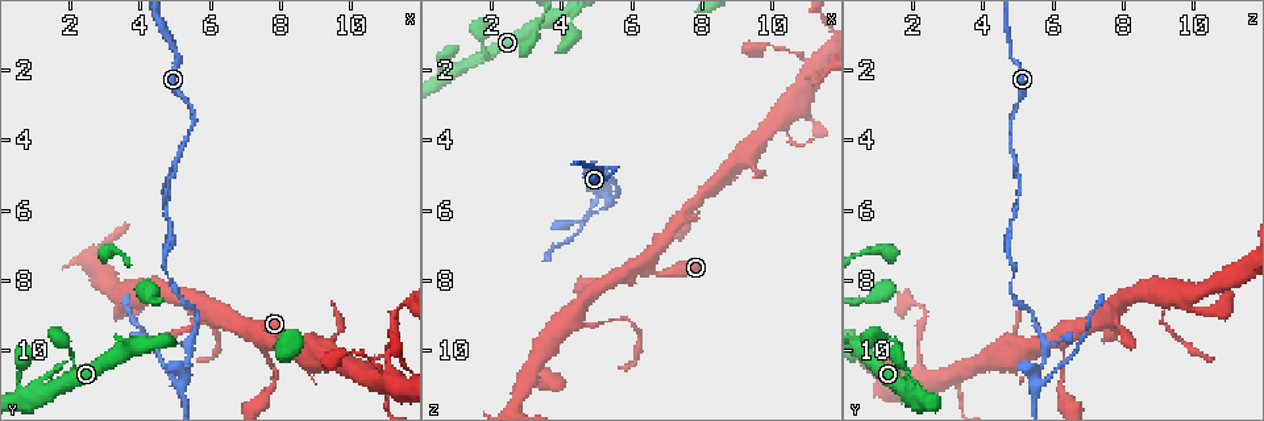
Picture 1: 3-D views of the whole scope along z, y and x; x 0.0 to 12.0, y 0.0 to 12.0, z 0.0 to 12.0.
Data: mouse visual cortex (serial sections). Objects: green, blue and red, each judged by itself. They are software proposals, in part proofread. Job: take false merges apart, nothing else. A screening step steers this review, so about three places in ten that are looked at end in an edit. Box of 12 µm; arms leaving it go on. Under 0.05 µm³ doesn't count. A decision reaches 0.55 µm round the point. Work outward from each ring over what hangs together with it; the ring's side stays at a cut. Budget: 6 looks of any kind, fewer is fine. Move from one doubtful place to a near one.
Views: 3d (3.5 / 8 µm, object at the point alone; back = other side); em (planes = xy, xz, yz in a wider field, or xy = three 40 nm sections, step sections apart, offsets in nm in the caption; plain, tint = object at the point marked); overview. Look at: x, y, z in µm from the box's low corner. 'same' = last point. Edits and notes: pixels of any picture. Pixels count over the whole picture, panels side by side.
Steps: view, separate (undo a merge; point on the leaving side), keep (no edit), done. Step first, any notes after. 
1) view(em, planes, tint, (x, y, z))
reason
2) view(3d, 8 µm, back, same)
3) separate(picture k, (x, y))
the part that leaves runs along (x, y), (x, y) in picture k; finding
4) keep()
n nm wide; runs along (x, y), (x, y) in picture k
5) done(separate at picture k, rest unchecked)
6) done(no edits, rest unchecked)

view(3d, 3.5 µm, (11.0, 11.0, 3.3))
abrupt turn

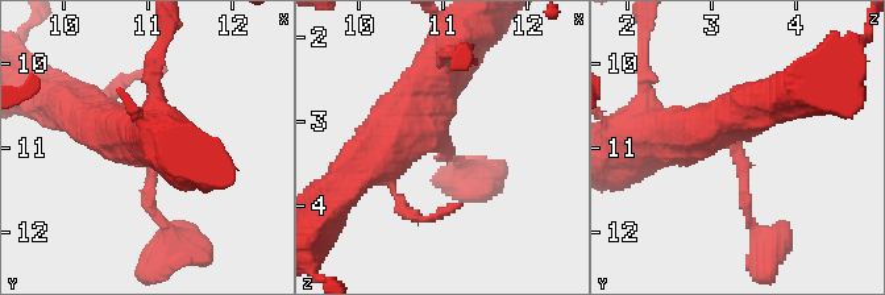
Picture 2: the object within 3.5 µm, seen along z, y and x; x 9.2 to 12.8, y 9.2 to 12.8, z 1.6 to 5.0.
view(em, planes, tint, (11.00, 10.95, 3.25))
arms of 150, 600 nm; shape alone is not enough

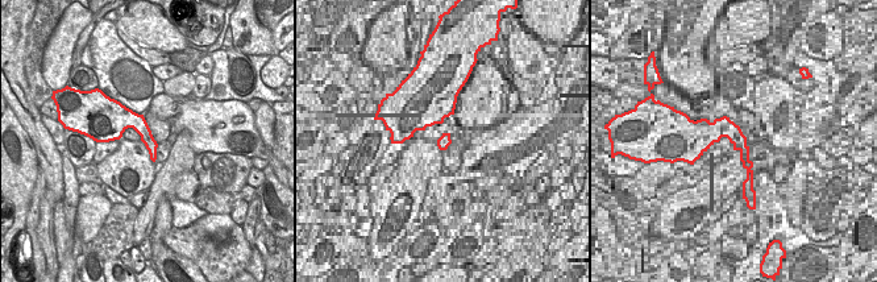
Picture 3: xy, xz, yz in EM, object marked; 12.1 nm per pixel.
keep()
runs along (96, 116), (149, 136), (149, 210), (165, 225) in picture 2; one cell here

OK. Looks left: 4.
view(3d, 3.5 µm, (5.2, 10.7, 5.4))
a fork

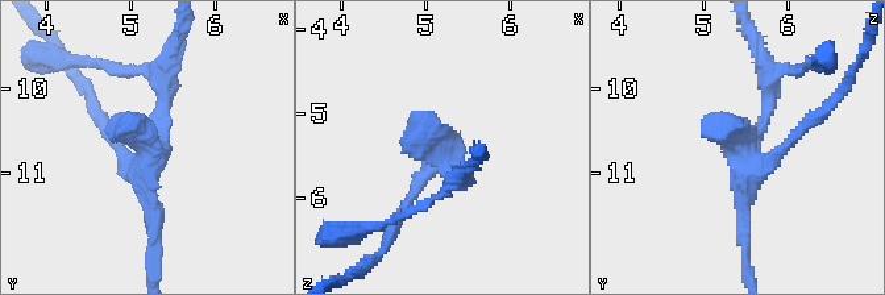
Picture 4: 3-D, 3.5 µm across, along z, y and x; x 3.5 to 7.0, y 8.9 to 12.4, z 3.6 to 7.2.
view(em, xy, step 2, tint, (5.20, 10.70, 5.50))
shape alone is not enough

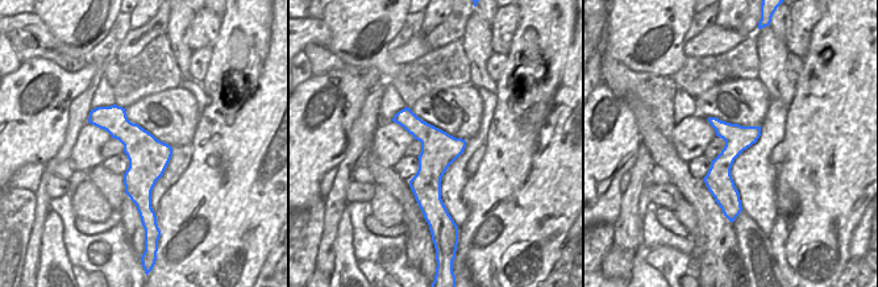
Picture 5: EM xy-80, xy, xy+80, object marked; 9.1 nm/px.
separate(picture 4, (792, 138))
border along (421, 154), (419, 204) in picture 5; two cells meet here

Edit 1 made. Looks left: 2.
view(3d, 3.5 µm, back, (1.3, 11.1, 1.9))
two arms in line, one across

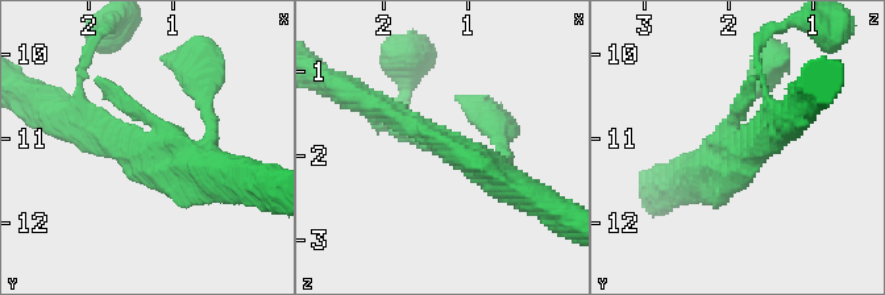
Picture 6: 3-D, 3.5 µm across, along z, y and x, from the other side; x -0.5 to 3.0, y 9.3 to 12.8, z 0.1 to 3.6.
view(em, xy, step 5, tint, (1.30, 11.15, 1.85))

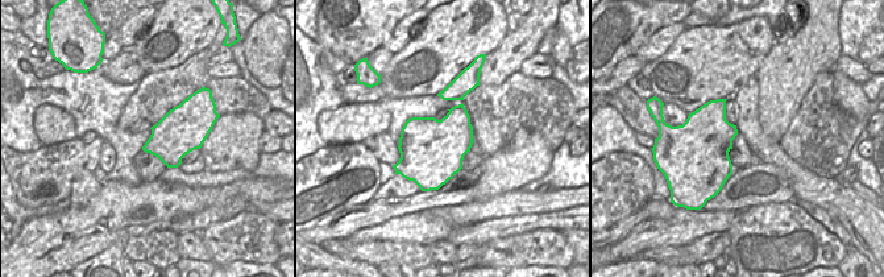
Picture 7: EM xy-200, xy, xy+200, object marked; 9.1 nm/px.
keep()
600 nm wide; runs along (375, 103), (514, 187) in picture 6; continuous, no second cell

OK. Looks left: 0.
done(separate at picture 4, rest unchecked)

